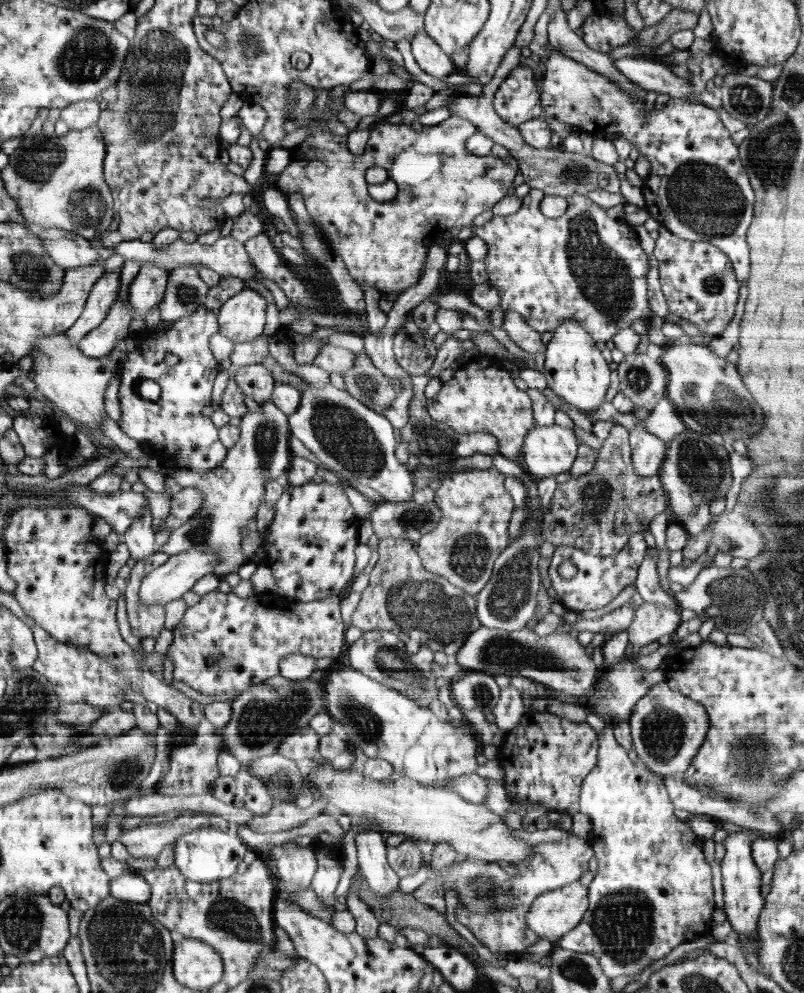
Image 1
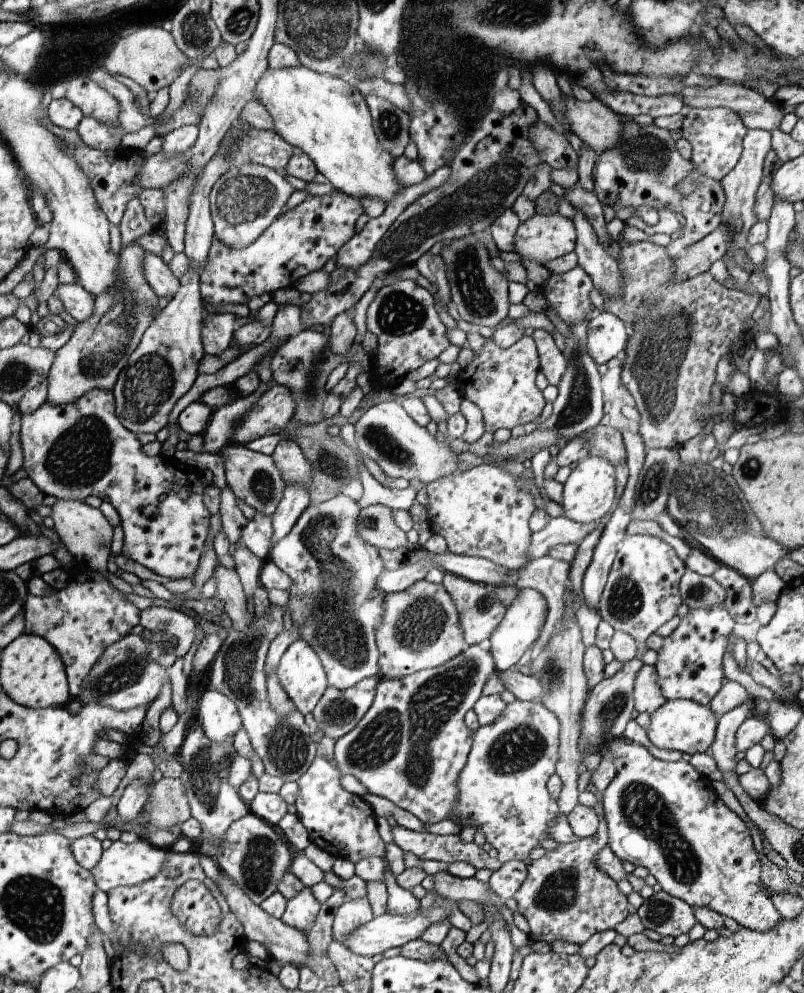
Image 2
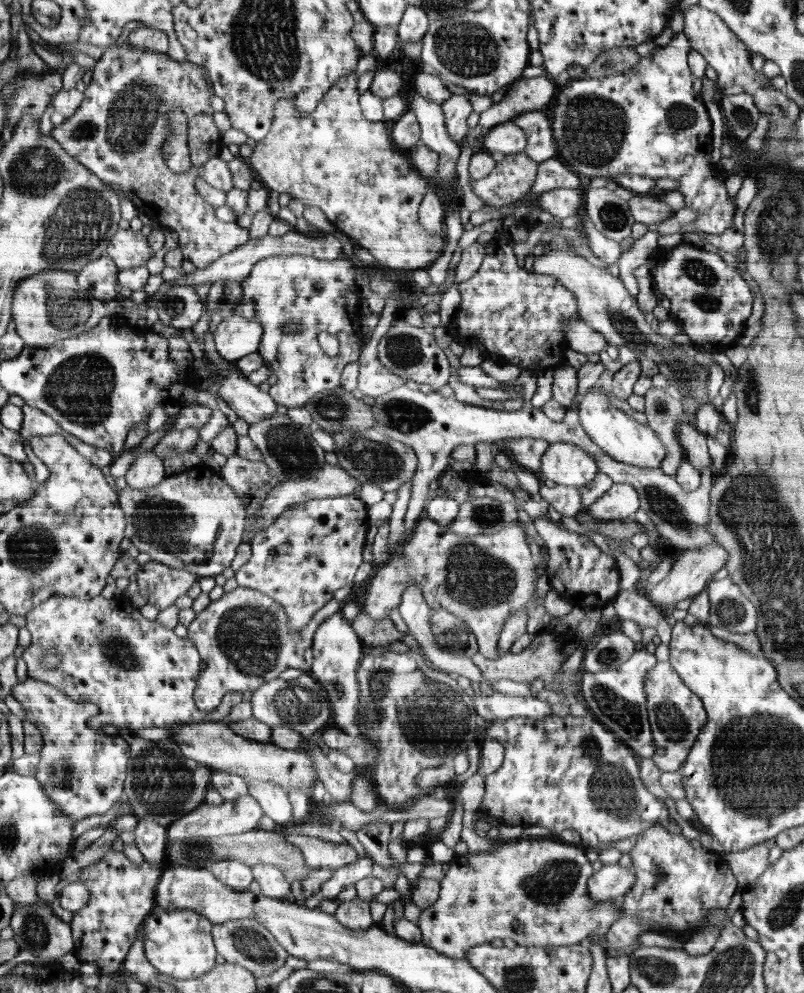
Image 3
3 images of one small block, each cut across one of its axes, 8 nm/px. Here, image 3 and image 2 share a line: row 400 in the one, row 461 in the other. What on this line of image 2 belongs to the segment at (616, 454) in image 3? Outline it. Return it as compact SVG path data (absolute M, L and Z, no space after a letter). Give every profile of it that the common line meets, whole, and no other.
M589 454L573 466L570 476L563 485L563 499L560 505L564 508L565 516L577 523L600 521L608 516L618 503L615 498L617 489L615 464L599 456Z

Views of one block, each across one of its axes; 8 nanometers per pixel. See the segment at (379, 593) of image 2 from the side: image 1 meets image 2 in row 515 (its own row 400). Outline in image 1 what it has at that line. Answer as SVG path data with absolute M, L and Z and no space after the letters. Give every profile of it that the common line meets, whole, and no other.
M306 382L306 388L300 393L300 406L294 414L289 415L292 436L298 438L344 483L348 484L355 479L373 488L387 502L413 501L416 479L408 471L406 464L395 455L398 435L386 414L370 410L348 391L338 389L330 383L324 388L316 388L314 384Z

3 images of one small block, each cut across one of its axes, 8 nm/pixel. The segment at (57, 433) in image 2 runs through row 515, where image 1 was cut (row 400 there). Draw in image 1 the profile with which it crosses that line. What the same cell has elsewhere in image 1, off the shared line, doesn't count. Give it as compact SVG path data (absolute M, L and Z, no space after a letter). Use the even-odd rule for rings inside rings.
M203 305L192 315L170 323L170 327L158 333L156 339L152 339L149 332L150 329L146 329L137 335L136 349L128 355L121 368L120 419L117 424L128 438L134 438L141 444L156 443L163 450L158 460L165 470L172 472L182 462L188 463L188 470L192 472L219 472L228 449L218 440L214 422L202 416L202 408L210 405L212 384L215 384L214 378L218 374L218 362L208 348L212 334L219 332L218 316ZM166 354L176 354L178 363L168 366ZM148 378L160 385L161 393L156 401L145 400L140 394L140 384Z

